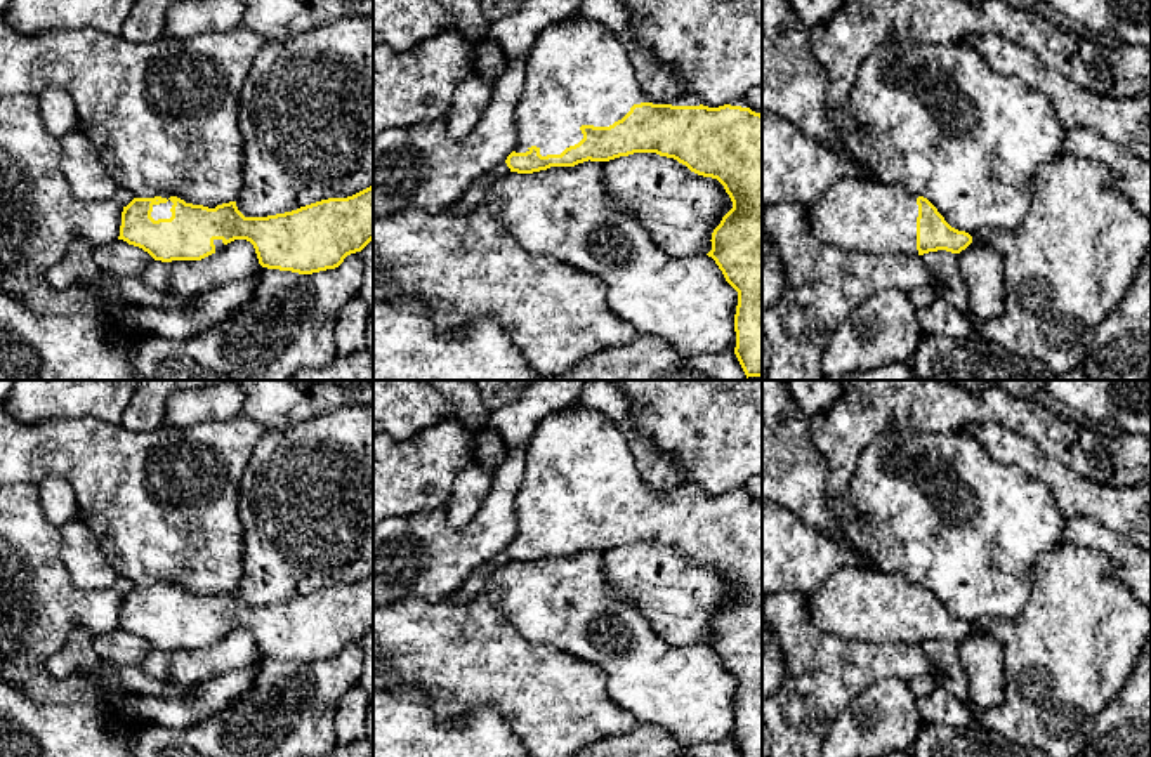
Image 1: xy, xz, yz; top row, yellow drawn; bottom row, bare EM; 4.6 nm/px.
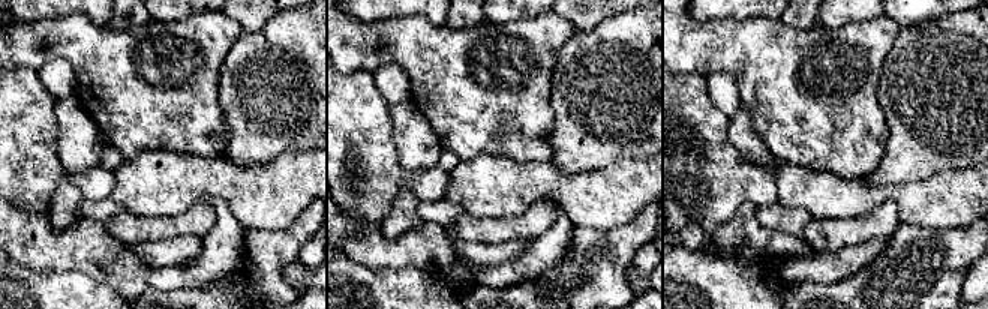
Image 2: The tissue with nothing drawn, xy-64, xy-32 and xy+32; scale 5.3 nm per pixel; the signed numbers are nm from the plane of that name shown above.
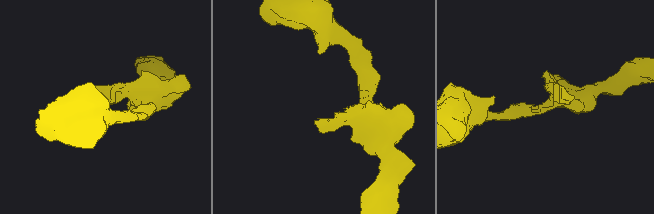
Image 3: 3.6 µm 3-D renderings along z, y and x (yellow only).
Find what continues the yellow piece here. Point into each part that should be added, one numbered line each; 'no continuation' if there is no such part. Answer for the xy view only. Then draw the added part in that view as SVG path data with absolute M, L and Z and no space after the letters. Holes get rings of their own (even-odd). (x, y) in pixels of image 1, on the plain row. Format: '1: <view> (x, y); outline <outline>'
1: xy (162, 599); outline M160 583L160 585L168 589L172 583ZM170 589L167 592L153 594L151 606L155 609L170 608L172 606L172 601L170 601L172 594L174 592Z

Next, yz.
1: yz (860, 603); outline M839 568L809 596L811 618L842 639L918 644L917 587L899 571Z

